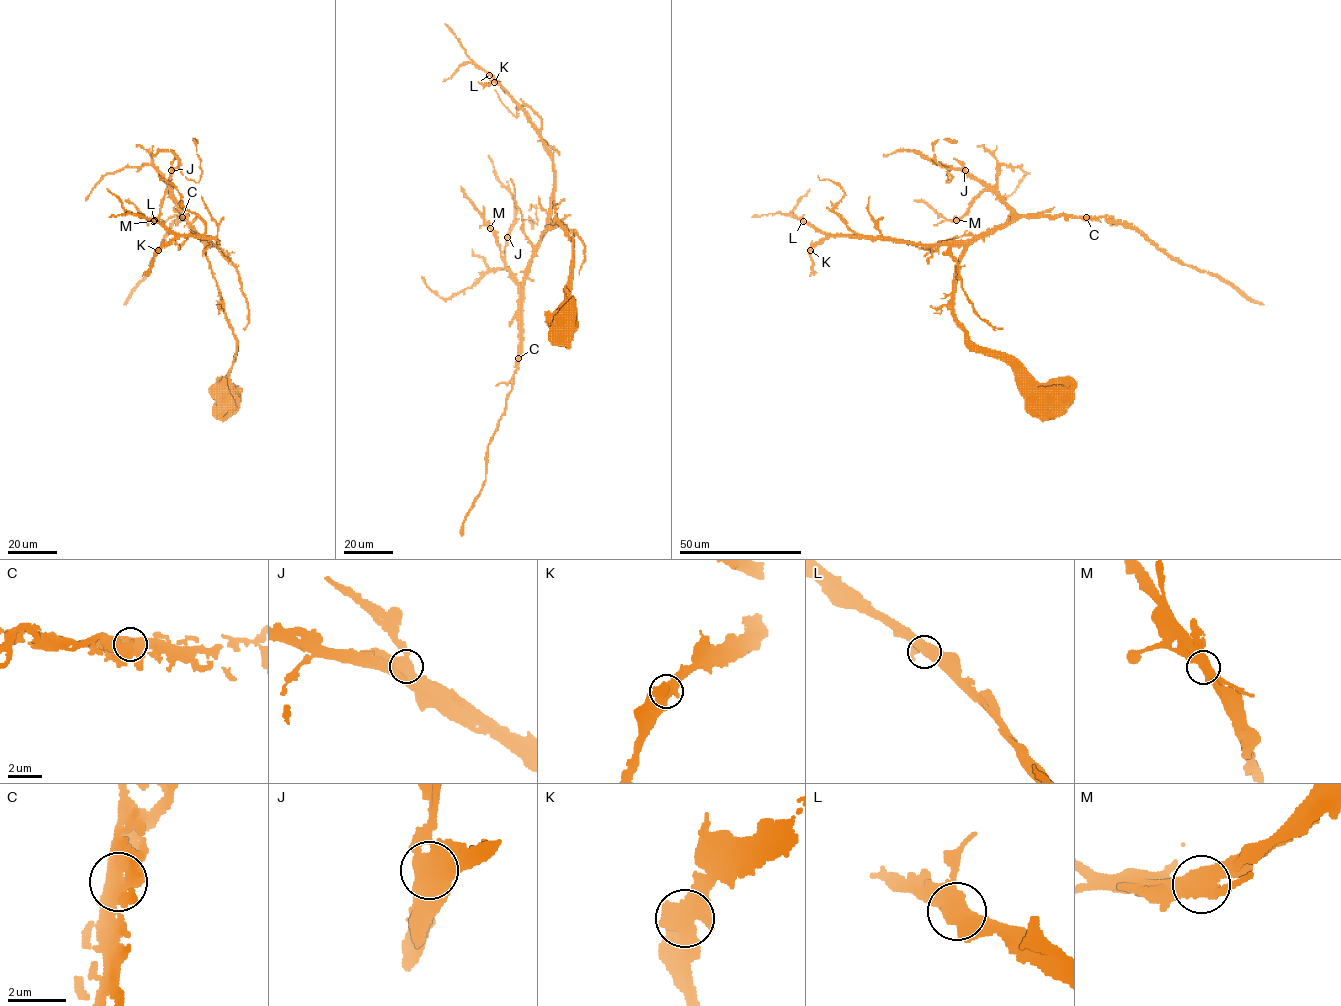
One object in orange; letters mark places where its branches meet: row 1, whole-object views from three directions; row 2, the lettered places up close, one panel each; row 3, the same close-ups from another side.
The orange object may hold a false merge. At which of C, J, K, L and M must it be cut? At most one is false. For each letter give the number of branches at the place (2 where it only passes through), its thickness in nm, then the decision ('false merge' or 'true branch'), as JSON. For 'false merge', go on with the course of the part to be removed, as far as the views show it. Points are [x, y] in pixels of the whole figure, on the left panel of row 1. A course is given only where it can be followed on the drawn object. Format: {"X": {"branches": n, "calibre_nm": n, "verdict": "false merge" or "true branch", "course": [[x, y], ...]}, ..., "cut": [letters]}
{"C": {"branches": 3, "calibre_nm": 500, "verdict": "true branch"}, "J": {"branches": 3, "calibre_nm": 480, "verdict": "true branch"}, "K": {"branches": 3, "calibre_nm": 550, "verdict": "true branch"}, "L": {"branches": 3, "calibre_nm": 500, "verdict": "true branch"}, "M": {"branches": 3, "calibre_nm": 500, "verdict": "true branch"}, "cut": []}

